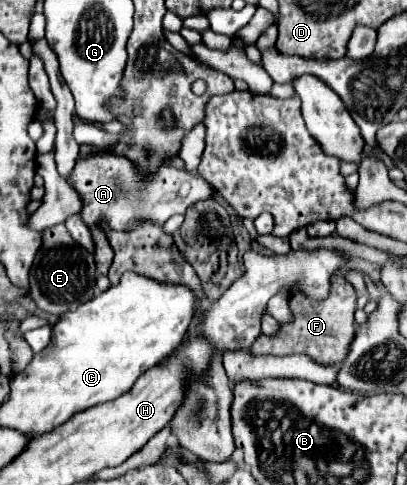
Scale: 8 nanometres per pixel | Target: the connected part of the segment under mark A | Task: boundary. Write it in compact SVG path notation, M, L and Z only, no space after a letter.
M103 156L103 158L85 158L75 166L75 178L69 182L83 198L83 220L87 226L99 226L101 218L107 218L113 230L131 230L141 218L165 224L173 214L185 214L195 202L207 200L213 196L213 186L203 180L199 174L177 170L173 166L161 166L155 174L143 176L127 158Z

